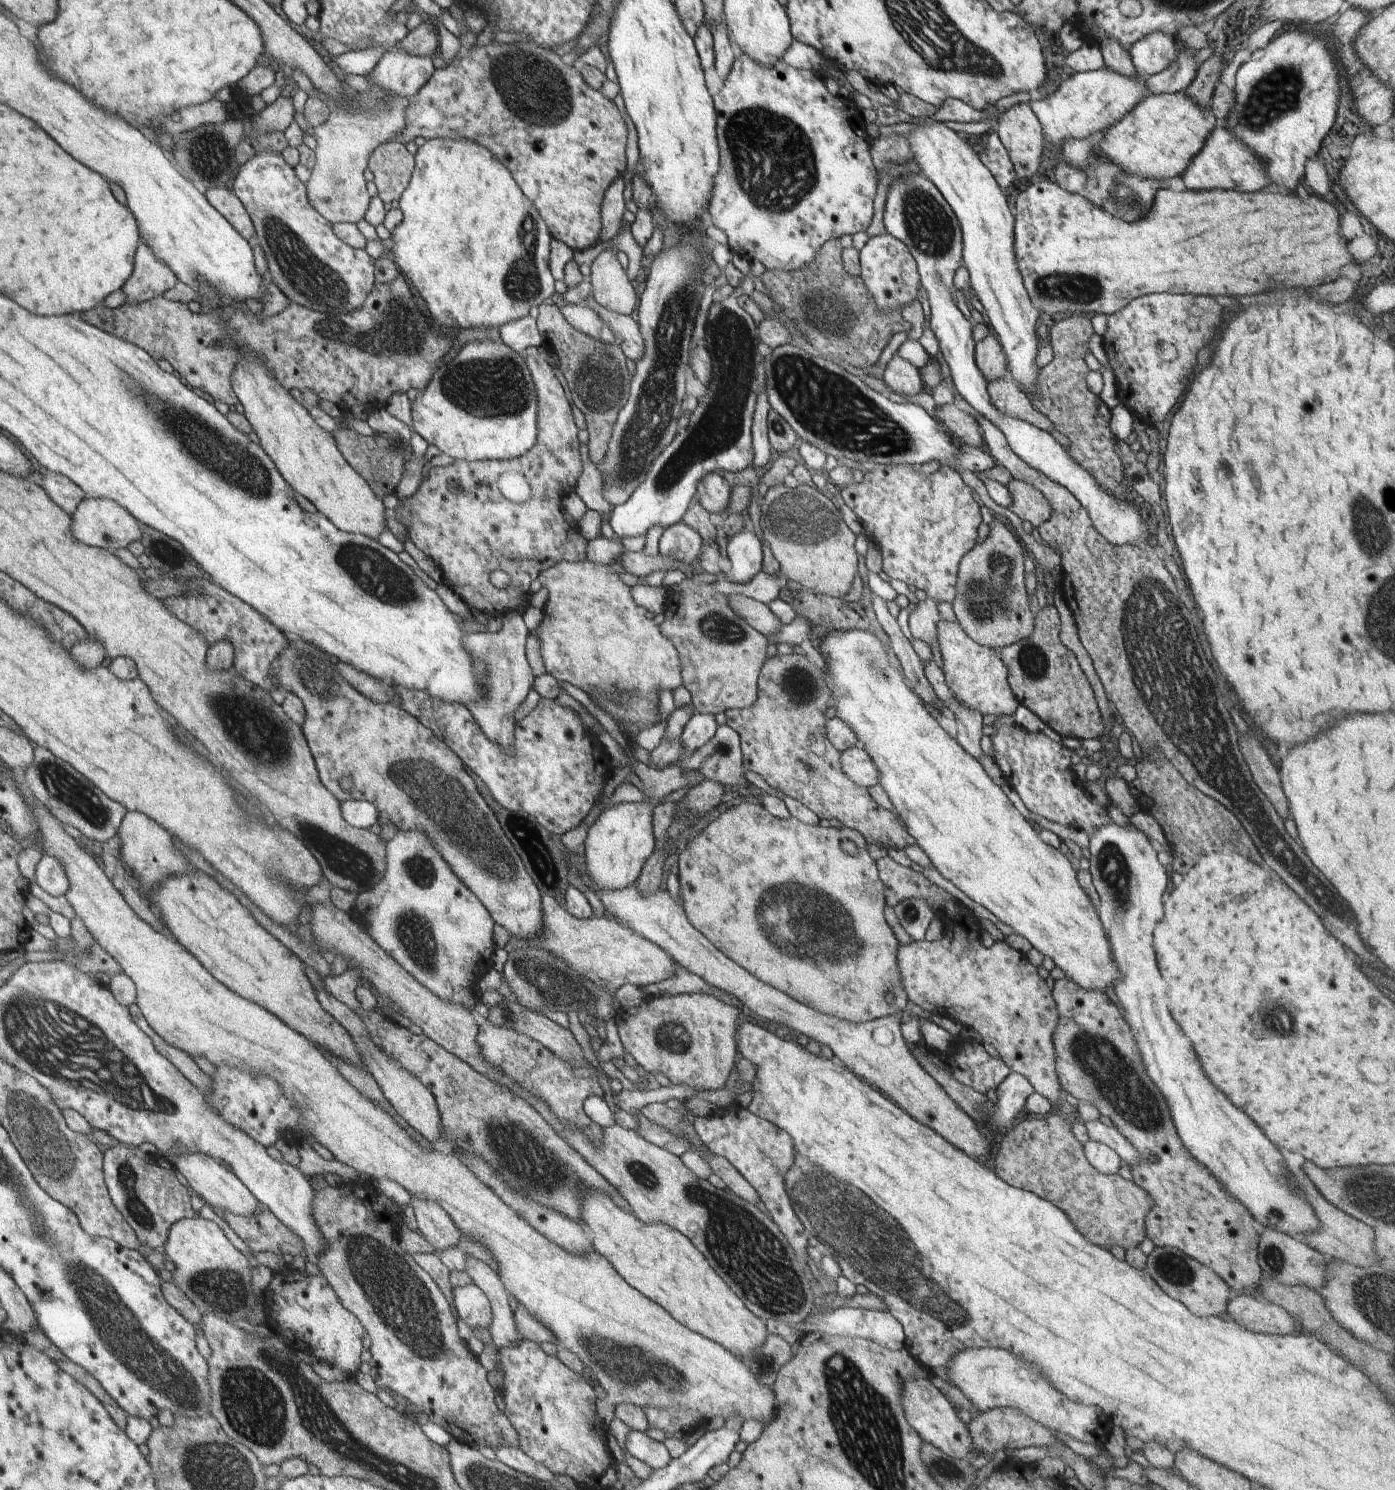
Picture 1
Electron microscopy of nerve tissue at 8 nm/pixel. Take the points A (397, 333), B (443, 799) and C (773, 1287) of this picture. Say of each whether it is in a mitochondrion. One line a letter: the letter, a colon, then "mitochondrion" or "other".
A: mitochondrion
B: mitochondrion
C: mitochondrion

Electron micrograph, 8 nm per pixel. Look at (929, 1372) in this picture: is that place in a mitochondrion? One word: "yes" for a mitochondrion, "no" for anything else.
no

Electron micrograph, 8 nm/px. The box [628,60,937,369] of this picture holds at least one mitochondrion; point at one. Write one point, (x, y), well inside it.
(771, 156)

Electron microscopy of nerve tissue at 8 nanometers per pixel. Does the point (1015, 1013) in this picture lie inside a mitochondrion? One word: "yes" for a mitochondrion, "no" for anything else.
no

